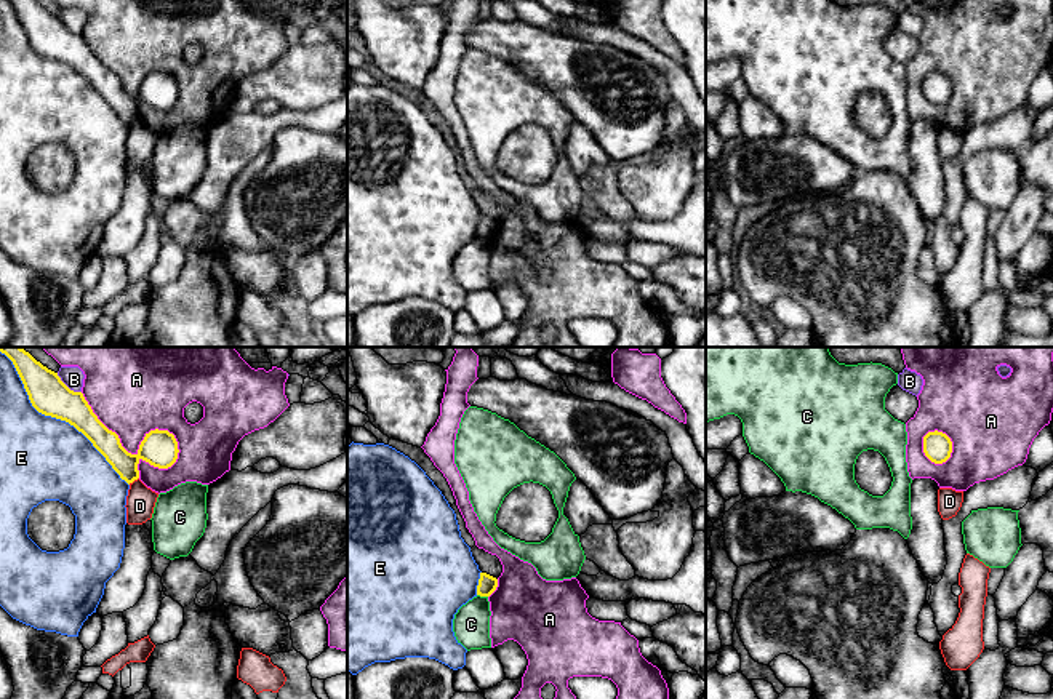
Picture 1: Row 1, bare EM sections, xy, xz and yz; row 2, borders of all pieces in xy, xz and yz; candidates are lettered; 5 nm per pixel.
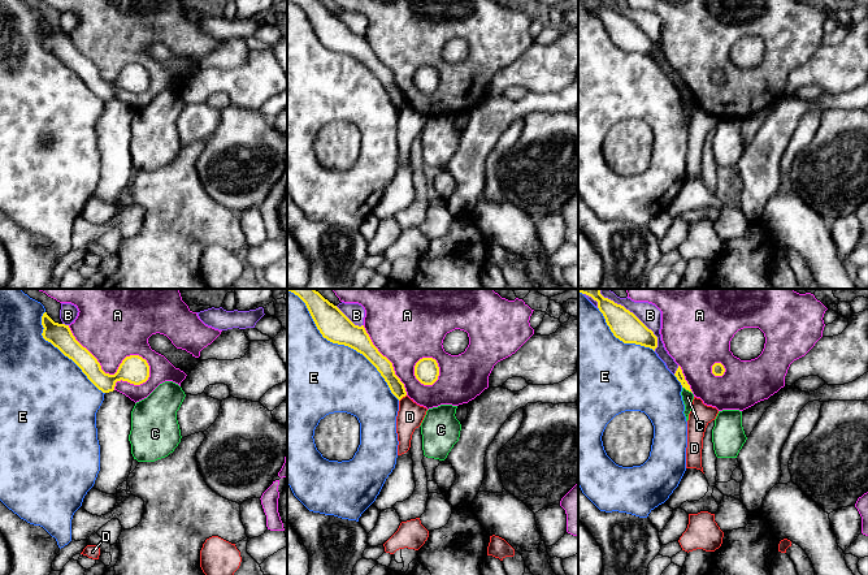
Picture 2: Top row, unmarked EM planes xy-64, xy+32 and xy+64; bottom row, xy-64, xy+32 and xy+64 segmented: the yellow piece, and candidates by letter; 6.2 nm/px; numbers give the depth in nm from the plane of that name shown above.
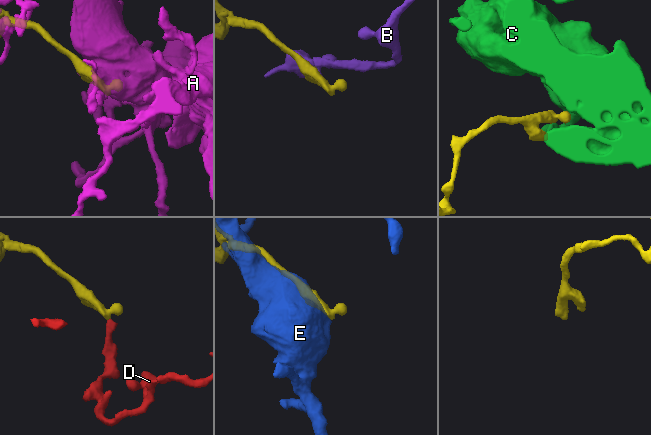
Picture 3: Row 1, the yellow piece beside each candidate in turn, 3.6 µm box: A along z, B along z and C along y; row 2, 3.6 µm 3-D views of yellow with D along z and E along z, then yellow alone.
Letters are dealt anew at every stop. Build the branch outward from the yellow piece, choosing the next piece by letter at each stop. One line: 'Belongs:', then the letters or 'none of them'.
Belongs: none of them

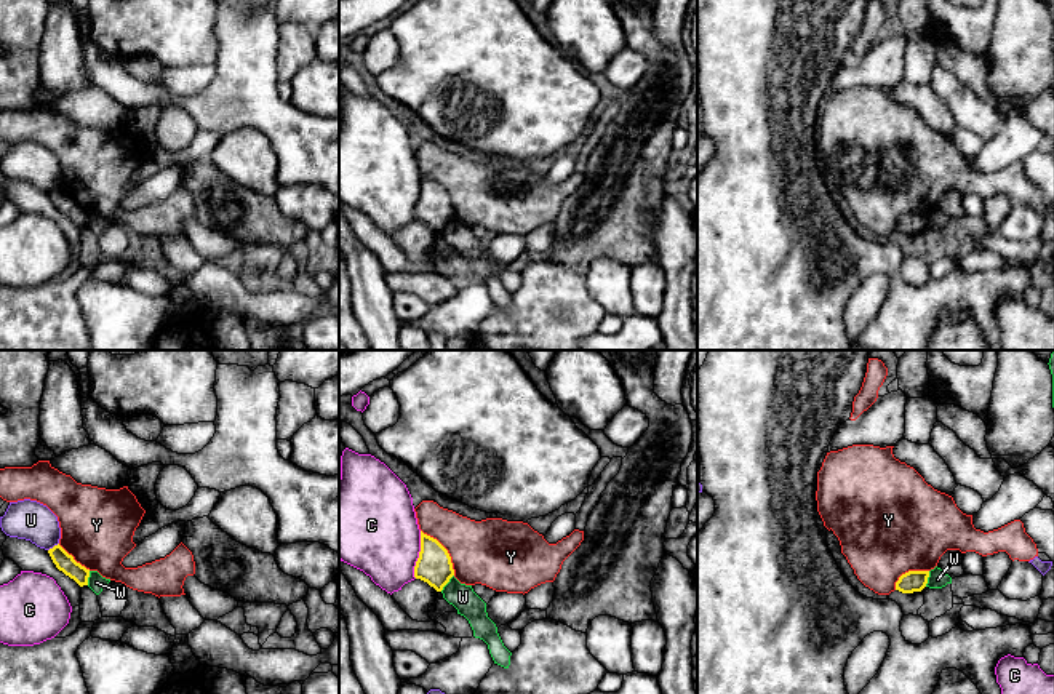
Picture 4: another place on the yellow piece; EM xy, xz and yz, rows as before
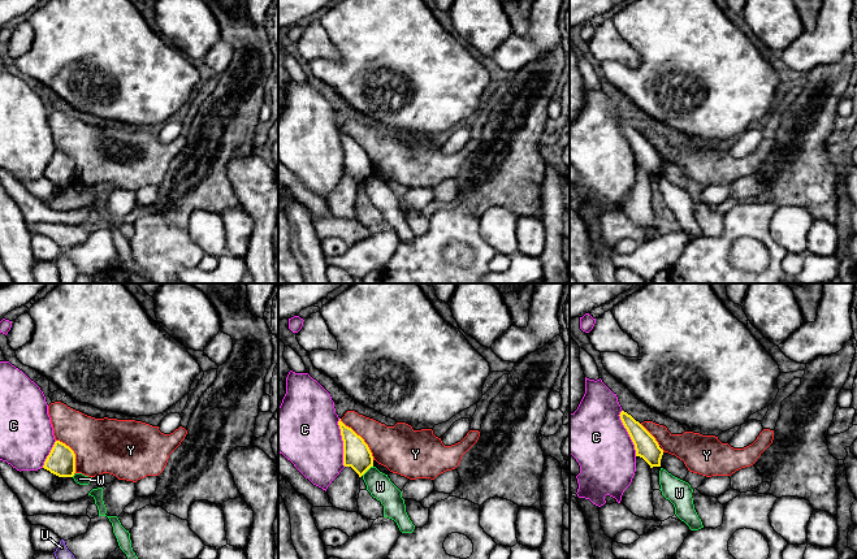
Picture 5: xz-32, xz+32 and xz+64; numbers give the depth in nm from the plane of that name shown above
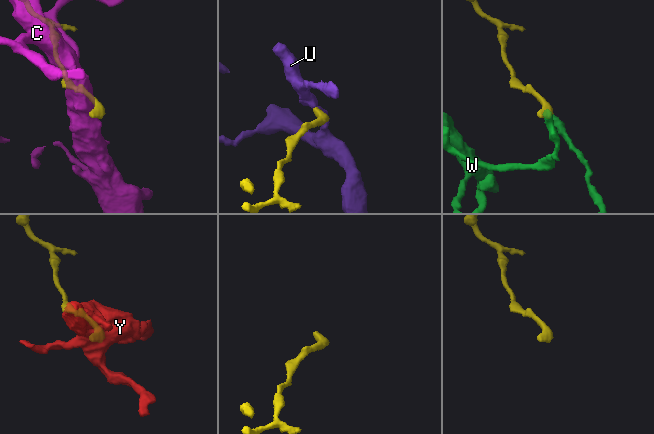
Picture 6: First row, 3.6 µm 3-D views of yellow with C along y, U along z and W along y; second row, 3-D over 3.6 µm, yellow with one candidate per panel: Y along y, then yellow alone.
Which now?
Belongs: none of them

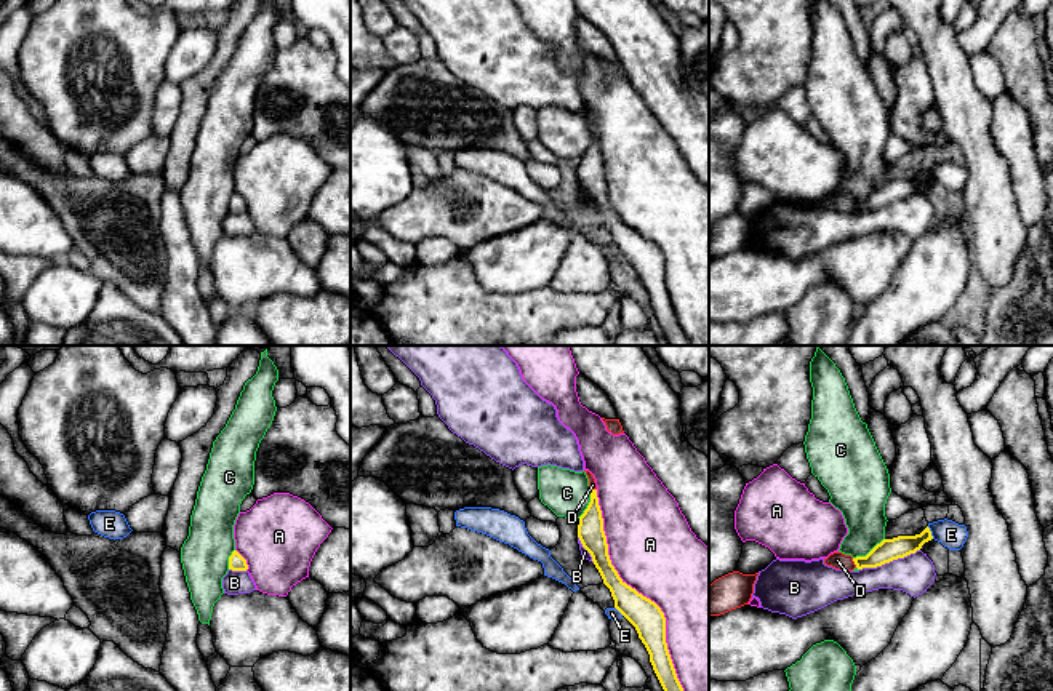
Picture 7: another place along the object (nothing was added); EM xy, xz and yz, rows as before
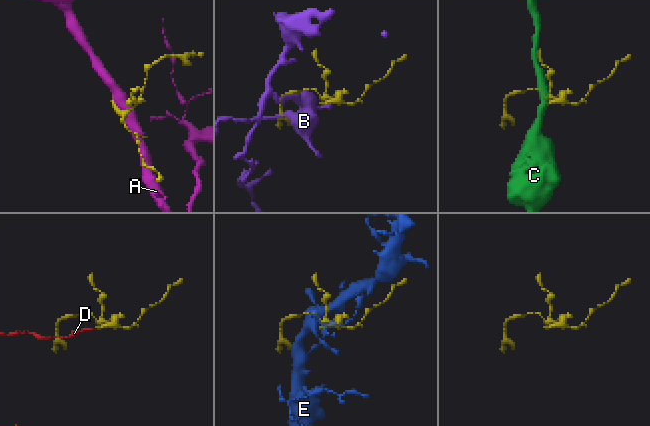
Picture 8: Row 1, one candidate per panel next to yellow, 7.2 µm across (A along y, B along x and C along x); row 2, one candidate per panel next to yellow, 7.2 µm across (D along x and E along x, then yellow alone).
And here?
Belongs: D

